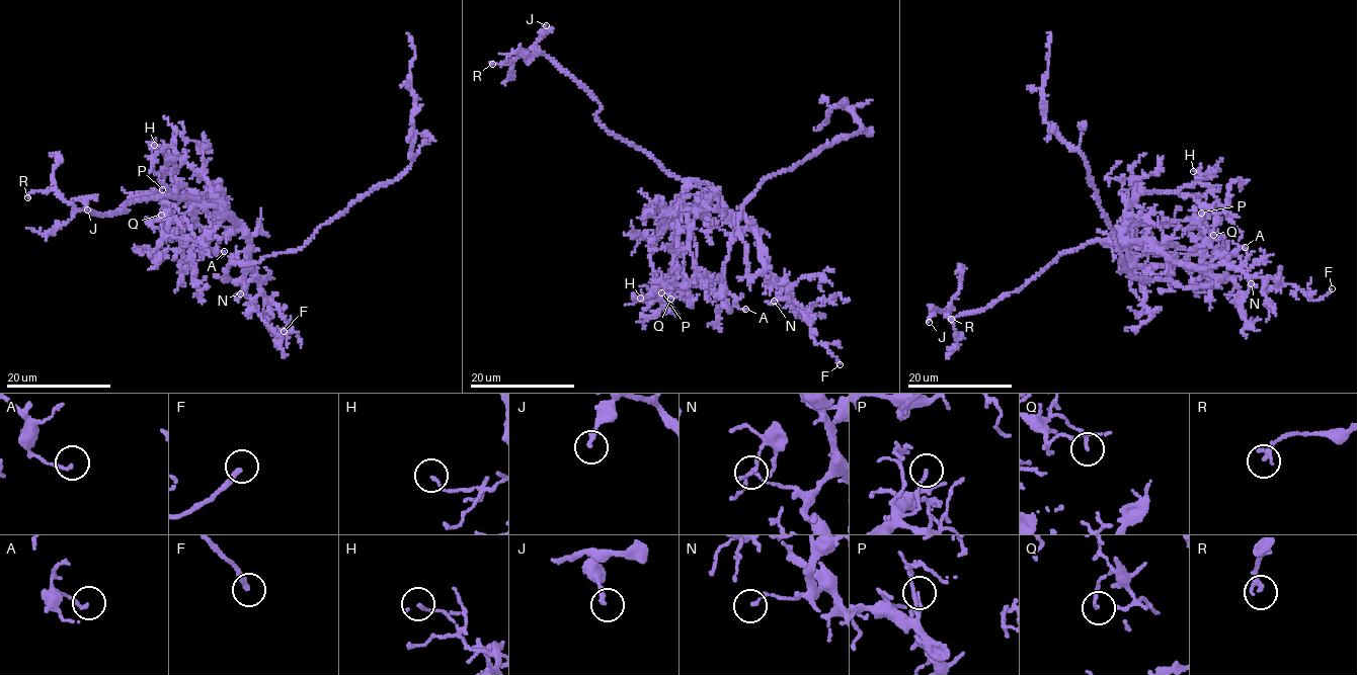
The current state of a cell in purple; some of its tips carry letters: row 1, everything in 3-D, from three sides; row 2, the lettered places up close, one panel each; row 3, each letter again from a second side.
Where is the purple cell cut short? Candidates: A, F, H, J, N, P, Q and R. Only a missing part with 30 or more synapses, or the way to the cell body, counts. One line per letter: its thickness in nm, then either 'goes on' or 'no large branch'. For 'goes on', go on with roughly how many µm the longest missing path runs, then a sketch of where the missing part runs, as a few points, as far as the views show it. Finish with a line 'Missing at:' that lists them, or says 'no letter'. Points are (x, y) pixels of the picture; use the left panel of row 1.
A: calibre 130 nm; no large branch
F: calibre 240 nm; goes on; missing 45 µm; course (284, 331), (296, 327), (300, 331), (310, 373), (307, 376), (258, 377), (208, 386), (187, 382), (177, 375)
H: calibre 110 nm; no large branch
J: calibre 200 nm; no large branch
N: calibre 130 nm; no large branch
P: calibre 110 nm; no large branch
Q: calibre 120 nm; no large branch
R: calibre 220 nm; no large branch
Missing at: F

